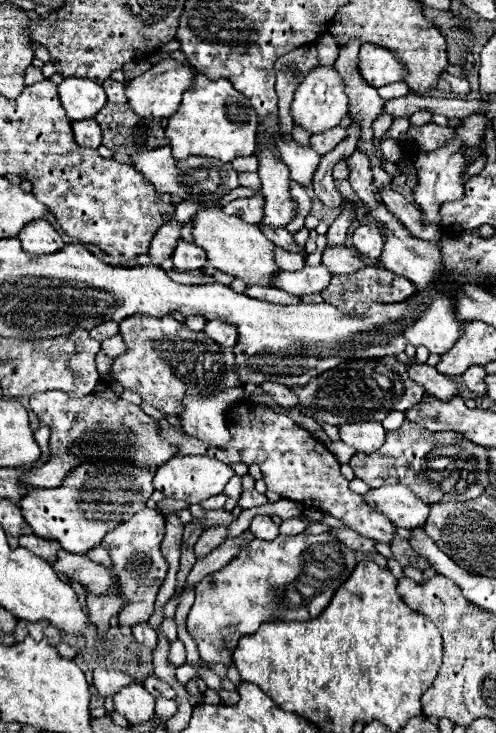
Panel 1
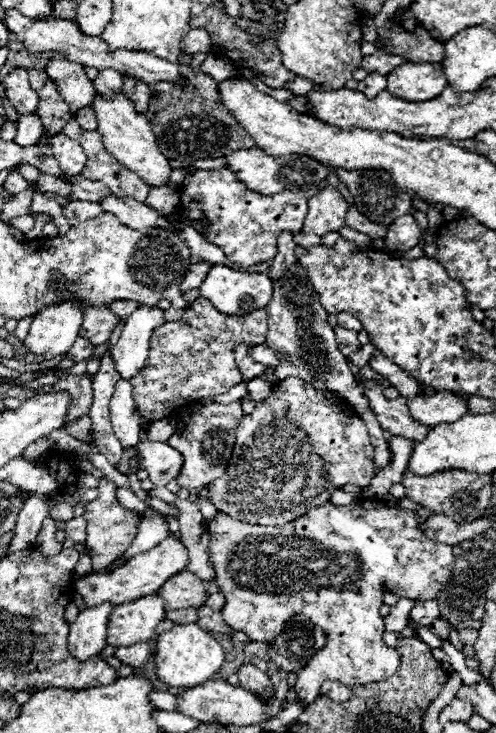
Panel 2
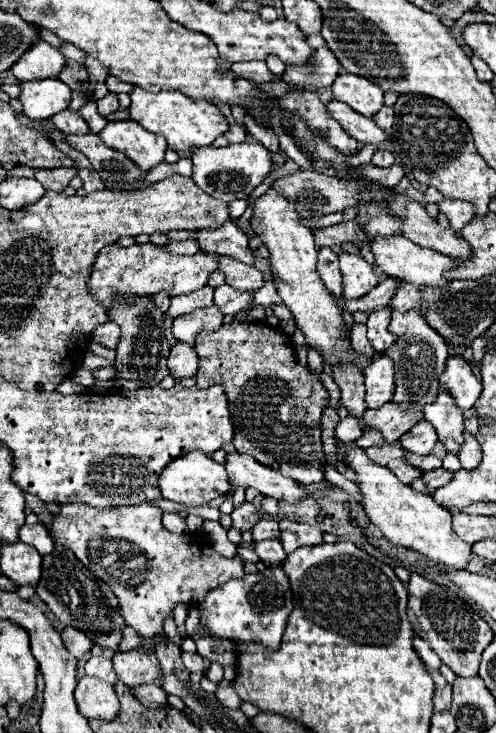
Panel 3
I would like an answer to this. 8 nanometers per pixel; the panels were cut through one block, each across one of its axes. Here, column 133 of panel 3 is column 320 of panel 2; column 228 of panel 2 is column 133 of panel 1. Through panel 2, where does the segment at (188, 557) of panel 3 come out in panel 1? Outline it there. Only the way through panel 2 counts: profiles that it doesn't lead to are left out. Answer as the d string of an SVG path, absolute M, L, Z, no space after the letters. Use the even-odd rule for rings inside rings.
M144 508L136 516L132 516L126 524L120 524L108 536L104 536L102 546L108 548L112 558L112 568L118 578L118 594L124 596L126 604L118 612L118 626L134 626L140 622L146 622L154 610L154 600L158 594L158 588L164 582L164 576L168 572L168 562L164 560L160 552L160 542L164 538L164 514L152 508Z

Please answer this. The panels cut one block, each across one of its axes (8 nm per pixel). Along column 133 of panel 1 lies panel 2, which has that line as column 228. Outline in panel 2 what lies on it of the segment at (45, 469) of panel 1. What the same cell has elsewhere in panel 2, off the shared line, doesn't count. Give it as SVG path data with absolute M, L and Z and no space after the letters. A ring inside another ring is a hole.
M212 402L204 408L200 408L196 414L184 416L176 424L176 432L168 438L168 444L178 448L178 452L182 452L182 458L184 458L182 472L176 478L176 482L182 488L196 490L224 474L226 464L232 458L232 448L236 442L236 428L238 428L238 422L242 420L242 416L244 416L244 412L242 412L240 402L230 402L230 404Z

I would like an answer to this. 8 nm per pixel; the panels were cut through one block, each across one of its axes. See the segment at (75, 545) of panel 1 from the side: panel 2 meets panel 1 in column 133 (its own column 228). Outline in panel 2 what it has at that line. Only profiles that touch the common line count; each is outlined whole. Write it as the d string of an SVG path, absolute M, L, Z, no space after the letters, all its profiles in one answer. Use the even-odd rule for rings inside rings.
M284 378L274 384L272 394L256 404L256 410L244 416L236 428L236 444L230 464L222 478L206 486L210 502L234 520L262 526L282 526L310 508L322 506L332 492L344 484L364 488L376 476L374 446L370 444L366 424L354 414L350 406L336 396L316 390L300 378Z

